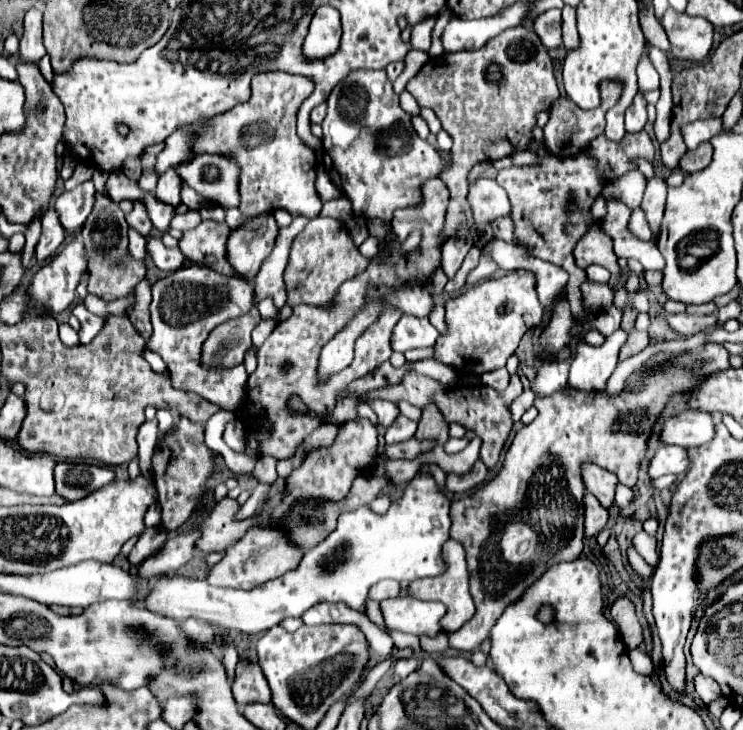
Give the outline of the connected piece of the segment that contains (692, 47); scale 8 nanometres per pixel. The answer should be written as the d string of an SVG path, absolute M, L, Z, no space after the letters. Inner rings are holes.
M667 8L661 24L669 36L677 60L701 62L709 56L715 32L711 22L705 18L691 18L687 14L675 12L673 8Z

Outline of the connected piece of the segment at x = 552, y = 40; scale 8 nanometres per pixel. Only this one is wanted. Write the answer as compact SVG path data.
M553 8L553 10L547 10L541 16L537 16L533 30L541 38L541 42L545 44L547 50L559 48L563 42L561 40L561 10Z

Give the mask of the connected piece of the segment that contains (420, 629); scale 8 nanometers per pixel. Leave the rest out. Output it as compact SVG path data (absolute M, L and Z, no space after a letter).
M393 598L383 600L381 610L385 616L385 628L403 630L415 636L437 636L443 632L439 622L447 608L441 602L423 602L417 598Z

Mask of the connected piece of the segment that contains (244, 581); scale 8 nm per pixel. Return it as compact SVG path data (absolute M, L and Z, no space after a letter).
M275 526L267 528L251 528L239 542L229 546L225 550L223 560L219 560L215 566L211 566L207 574L207 582L211 586L221 586L221 588L241 588L241 590L251 590L257 584L267 582L269 578L277 578L279 574L285 574L293 570L303 552L287 542L287 534L283 530L275 530Z

